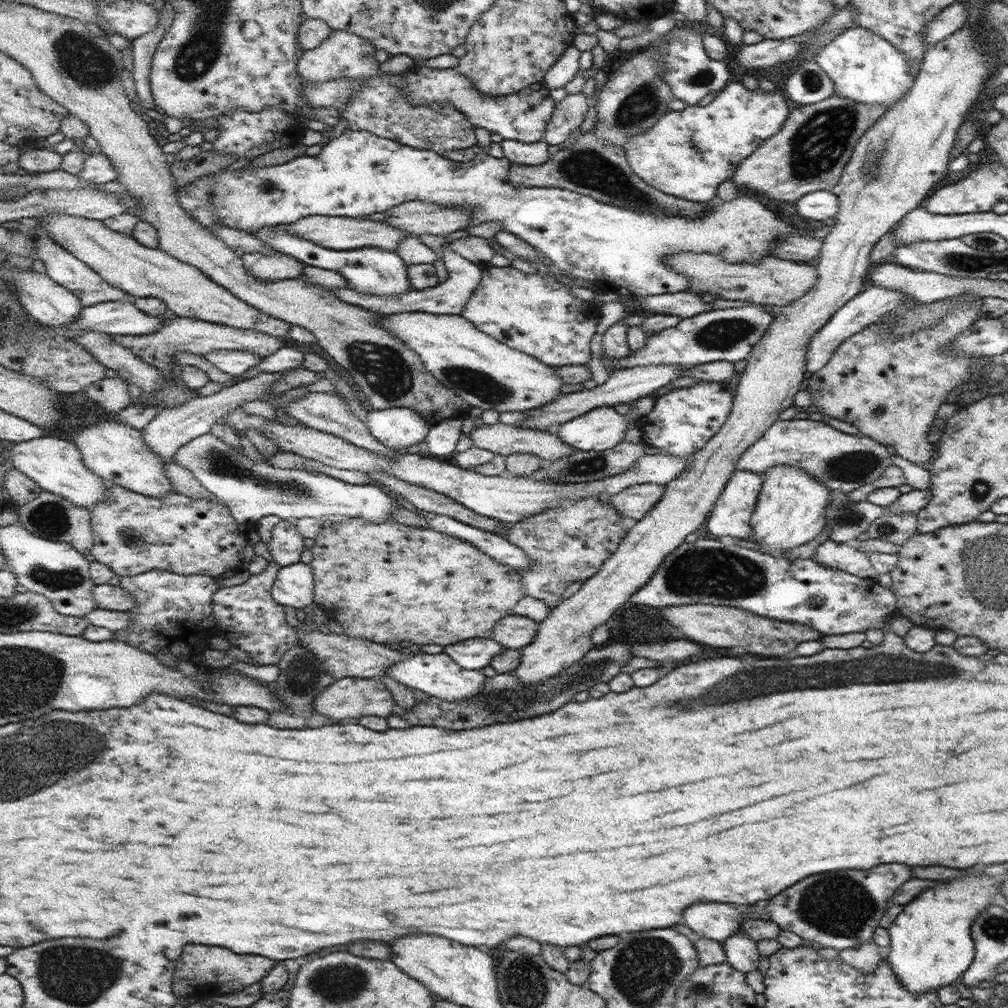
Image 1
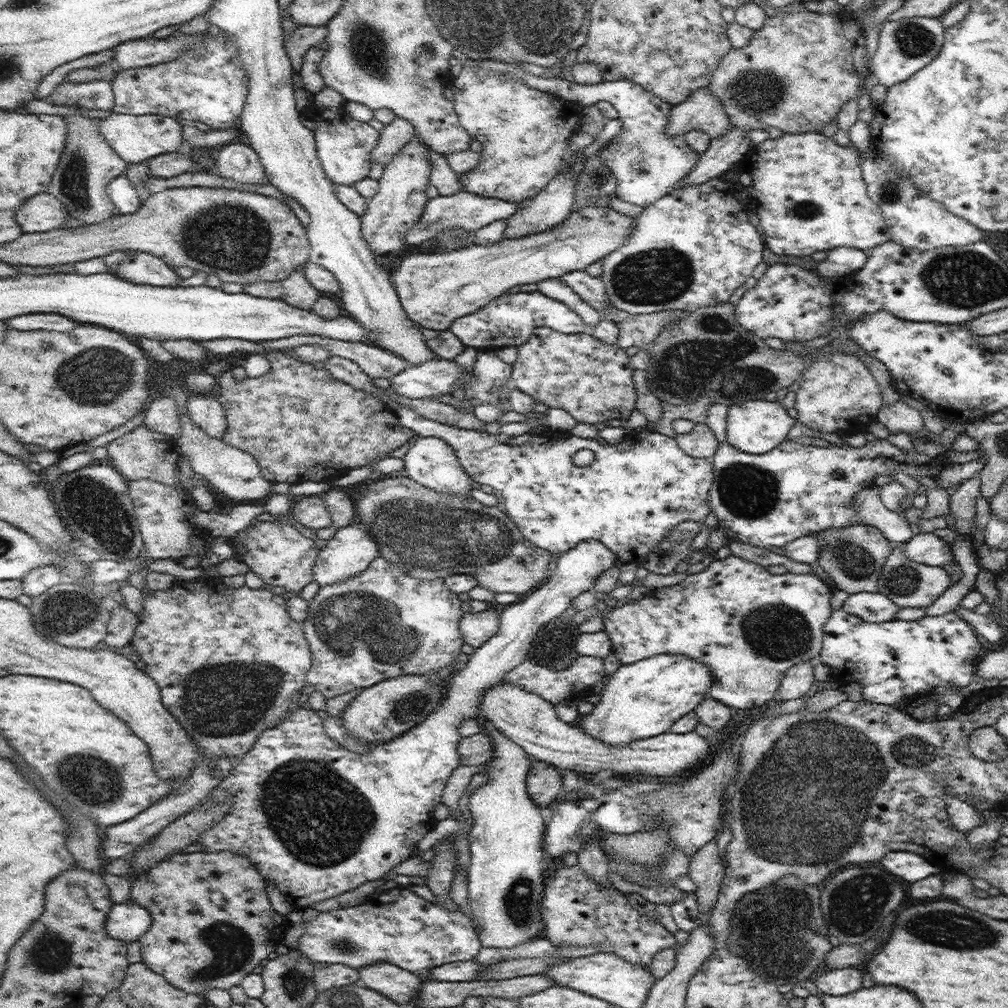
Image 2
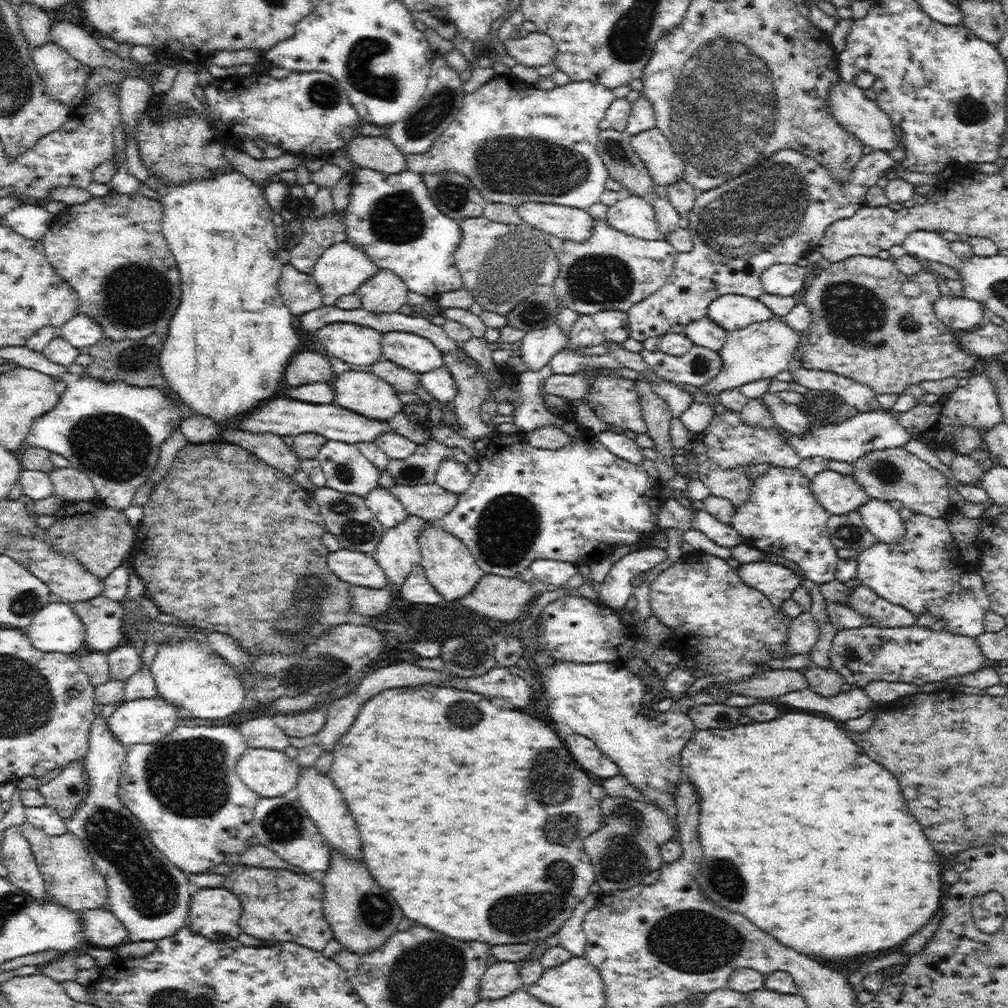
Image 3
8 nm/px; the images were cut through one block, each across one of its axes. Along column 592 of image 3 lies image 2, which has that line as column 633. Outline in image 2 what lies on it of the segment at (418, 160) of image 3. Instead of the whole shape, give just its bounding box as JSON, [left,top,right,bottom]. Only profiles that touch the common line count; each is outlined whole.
[547,76,699,208]

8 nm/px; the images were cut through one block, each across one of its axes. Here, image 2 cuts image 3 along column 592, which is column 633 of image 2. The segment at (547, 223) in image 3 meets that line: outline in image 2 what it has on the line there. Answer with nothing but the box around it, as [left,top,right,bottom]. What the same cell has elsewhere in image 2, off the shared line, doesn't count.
[391,208,635,332]

